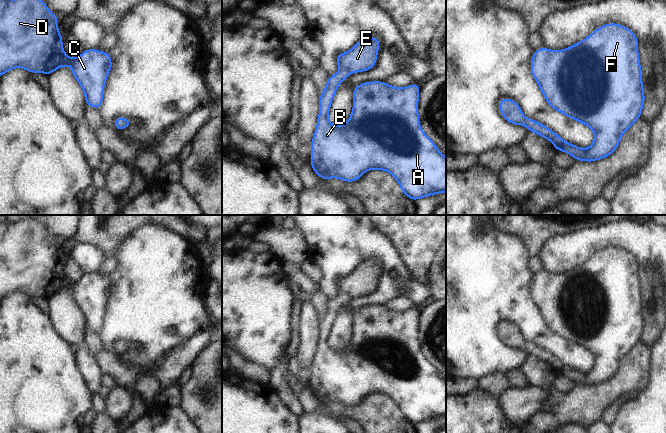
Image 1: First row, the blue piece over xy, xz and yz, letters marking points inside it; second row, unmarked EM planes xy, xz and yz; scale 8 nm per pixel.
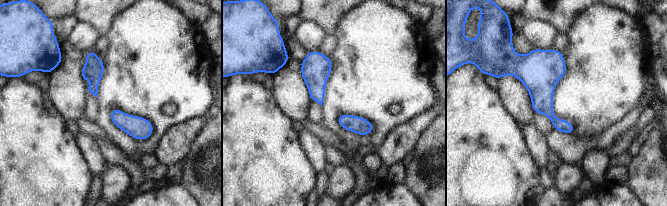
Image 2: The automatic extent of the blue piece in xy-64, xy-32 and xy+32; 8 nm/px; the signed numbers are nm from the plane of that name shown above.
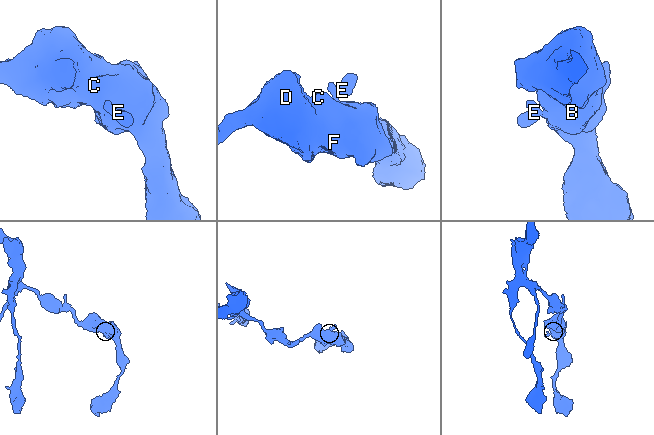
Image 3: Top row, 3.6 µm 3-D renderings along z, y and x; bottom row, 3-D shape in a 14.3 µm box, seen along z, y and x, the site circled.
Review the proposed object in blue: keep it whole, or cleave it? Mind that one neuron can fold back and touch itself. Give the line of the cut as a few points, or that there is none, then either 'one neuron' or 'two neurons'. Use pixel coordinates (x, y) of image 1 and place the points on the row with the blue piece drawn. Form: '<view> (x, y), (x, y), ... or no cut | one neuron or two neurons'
no cut | one neuron

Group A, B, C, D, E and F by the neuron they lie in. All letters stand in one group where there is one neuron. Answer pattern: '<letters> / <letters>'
A B C D E F

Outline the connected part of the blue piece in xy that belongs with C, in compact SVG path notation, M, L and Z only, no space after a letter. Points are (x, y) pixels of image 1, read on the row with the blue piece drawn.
M0 0L0 77L15 68L50 76L57 69L69 65L83 89L86 105L99 110L105 82L112 69L110 53L86 49L77 58L69 57L63 50L63 35L59 33L58 18L43 0Z

